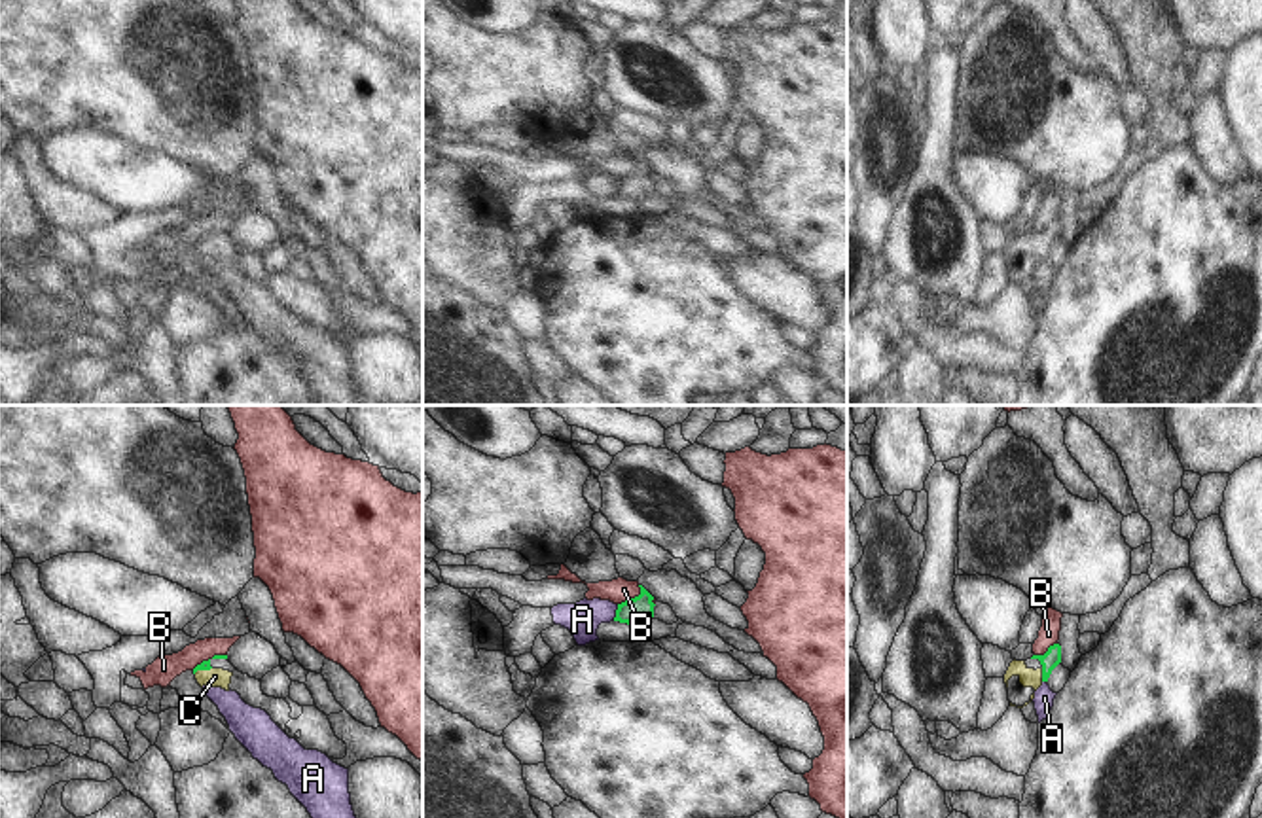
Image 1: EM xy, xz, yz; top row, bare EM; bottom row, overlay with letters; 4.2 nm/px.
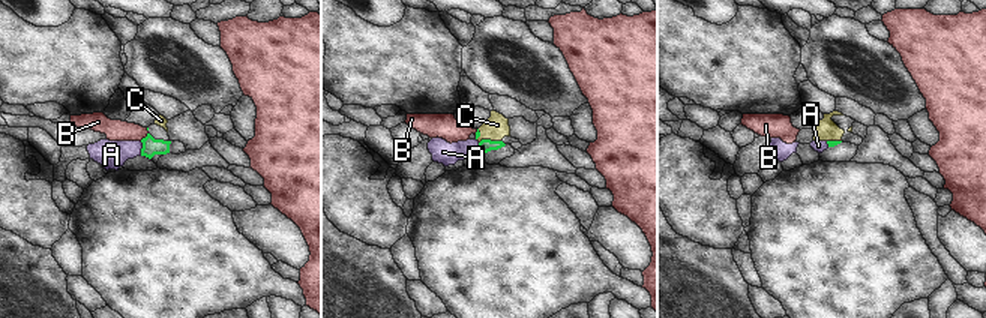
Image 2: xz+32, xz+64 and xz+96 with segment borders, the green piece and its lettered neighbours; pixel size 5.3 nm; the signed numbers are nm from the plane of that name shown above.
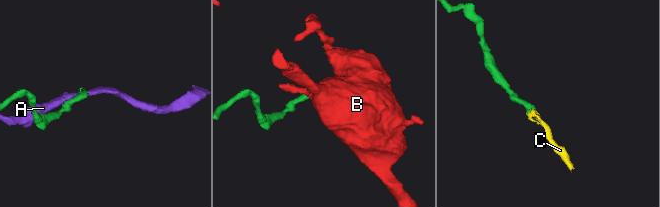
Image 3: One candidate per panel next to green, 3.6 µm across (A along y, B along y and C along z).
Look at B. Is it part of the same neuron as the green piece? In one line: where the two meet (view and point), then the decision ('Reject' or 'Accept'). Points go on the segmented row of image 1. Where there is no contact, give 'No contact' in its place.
Touches green at xz (631, 599). Reject

